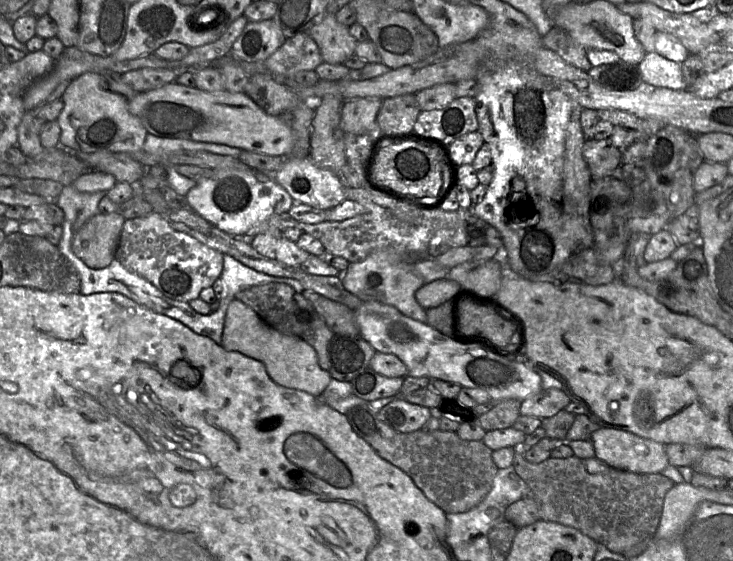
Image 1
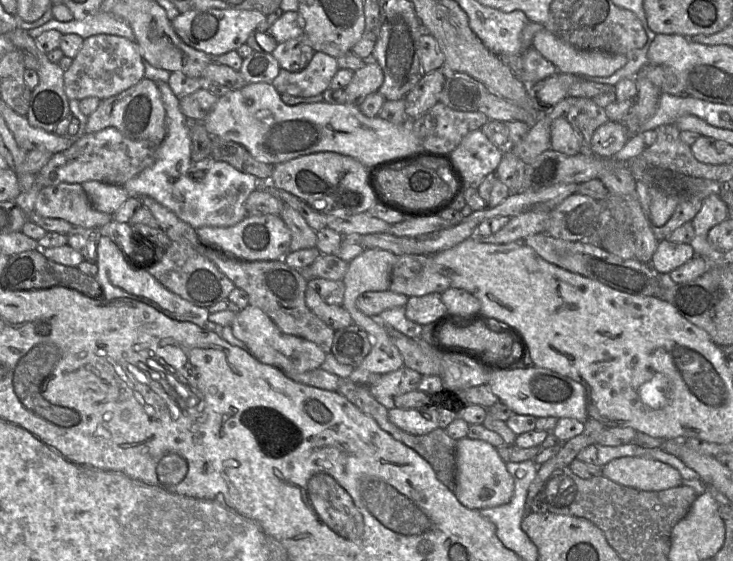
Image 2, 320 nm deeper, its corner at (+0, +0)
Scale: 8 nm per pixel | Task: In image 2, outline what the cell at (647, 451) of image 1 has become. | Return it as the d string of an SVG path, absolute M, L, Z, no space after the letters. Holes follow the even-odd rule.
M638 456L616 458L601 467L610 480L643 491L660 491L682 484L681 474L661 461Z

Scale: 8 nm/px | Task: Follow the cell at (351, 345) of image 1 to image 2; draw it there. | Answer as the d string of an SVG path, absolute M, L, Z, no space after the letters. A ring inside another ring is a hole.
M351 324L335 331L330 353L339 363L357 368L372 346L372 337L359 326Z

